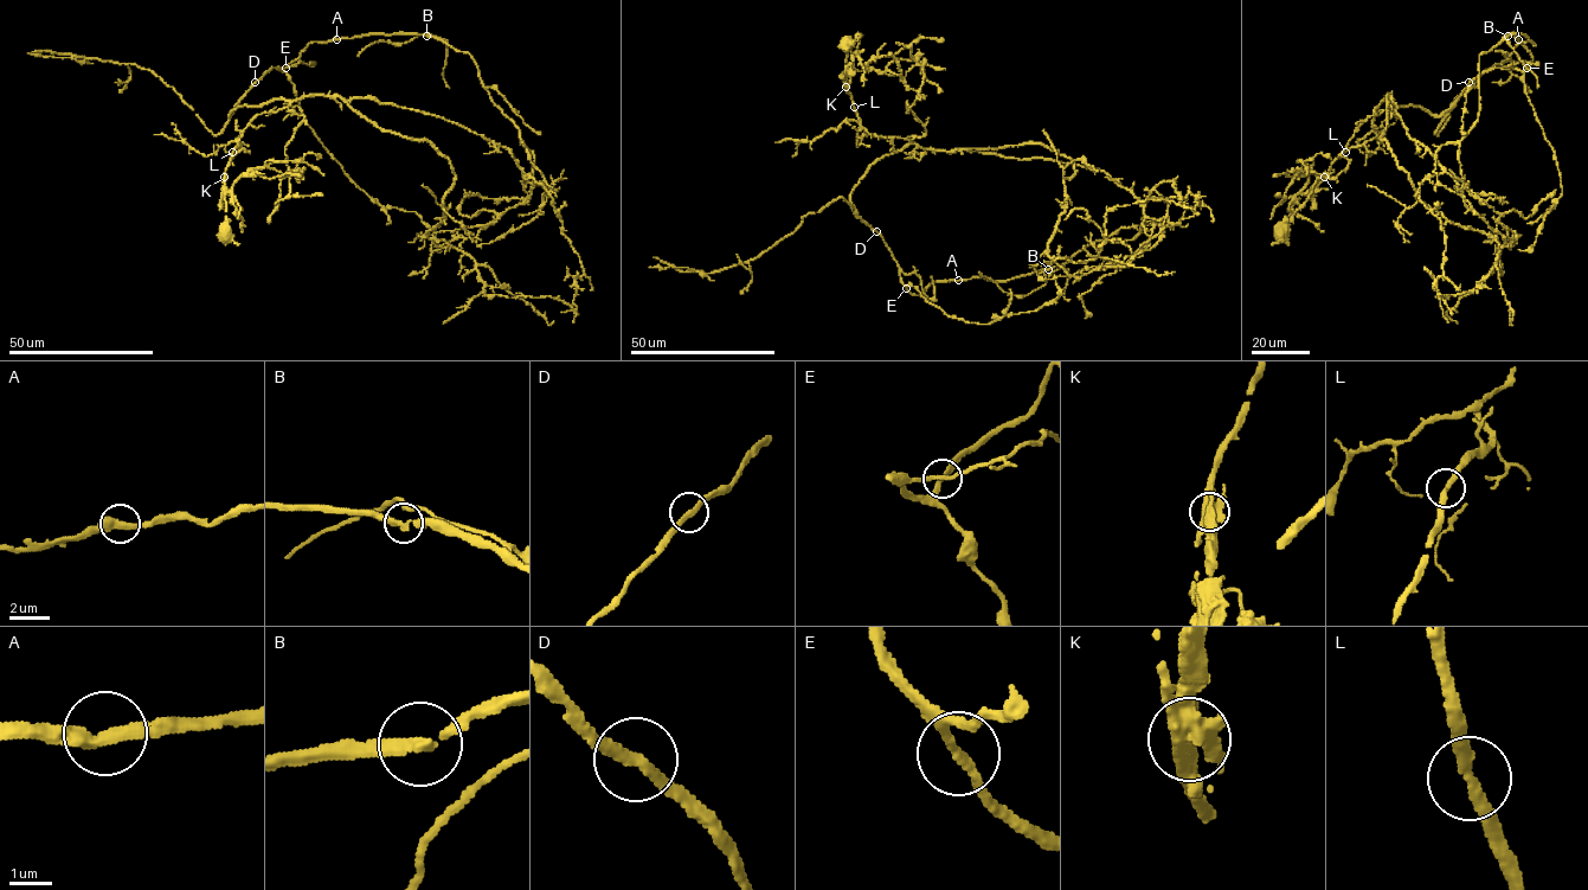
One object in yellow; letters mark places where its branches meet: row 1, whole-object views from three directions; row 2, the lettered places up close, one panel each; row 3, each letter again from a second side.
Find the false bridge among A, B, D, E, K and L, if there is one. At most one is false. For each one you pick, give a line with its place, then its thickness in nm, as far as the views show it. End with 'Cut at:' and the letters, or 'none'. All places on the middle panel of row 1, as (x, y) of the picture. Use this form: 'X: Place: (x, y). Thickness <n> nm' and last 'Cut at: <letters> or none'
K: Place: (846, 87). Thickness 500 nm
Cut at: K

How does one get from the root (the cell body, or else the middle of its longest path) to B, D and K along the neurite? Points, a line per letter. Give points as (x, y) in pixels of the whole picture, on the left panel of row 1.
B: (225, 232), (237, 139), (289, 103), (229, 116), (259, 78), (313, 42), (426, 36)
D: (225, 232), (232, 193), (225, 171), (237, 139), (258, 115), (289, 103), (239, 106), (229, 116), (255, 83)
K: (225, 232), (225, 203), (230, 203), (232, 193), (225, 192), (224, 177)

